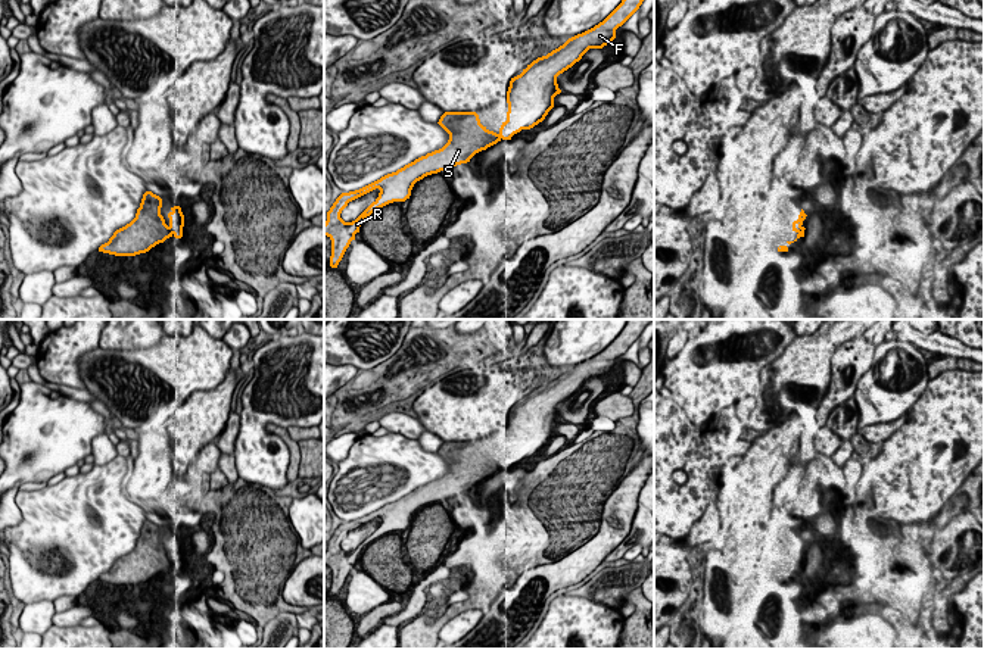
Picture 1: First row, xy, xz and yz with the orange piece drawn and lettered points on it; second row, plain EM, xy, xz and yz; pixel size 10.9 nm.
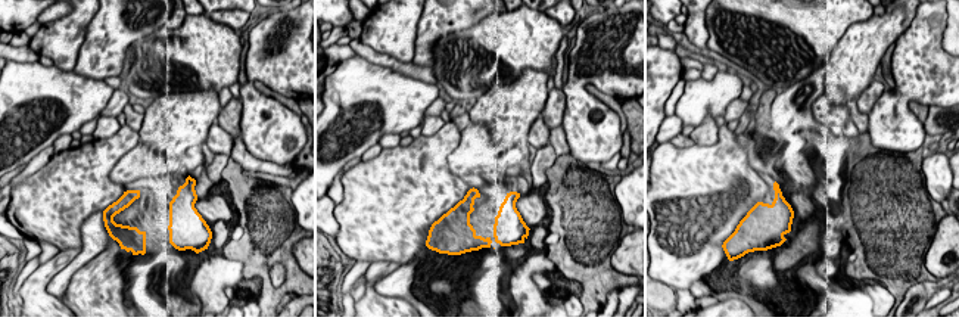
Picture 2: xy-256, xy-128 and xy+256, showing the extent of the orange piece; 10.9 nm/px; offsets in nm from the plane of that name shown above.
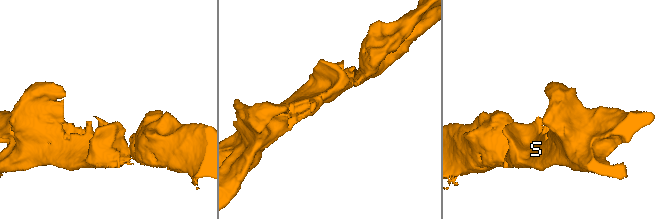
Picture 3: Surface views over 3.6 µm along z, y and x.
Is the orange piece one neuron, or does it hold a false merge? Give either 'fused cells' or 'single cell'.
single cell

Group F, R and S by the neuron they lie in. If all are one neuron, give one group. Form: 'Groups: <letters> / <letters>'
Groups: F R S

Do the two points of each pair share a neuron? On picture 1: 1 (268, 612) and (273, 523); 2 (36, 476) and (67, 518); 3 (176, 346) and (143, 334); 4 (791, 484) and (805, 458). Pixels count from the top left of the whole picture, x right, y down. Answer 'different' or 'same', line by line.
1: same
2: different
3: different
4: same

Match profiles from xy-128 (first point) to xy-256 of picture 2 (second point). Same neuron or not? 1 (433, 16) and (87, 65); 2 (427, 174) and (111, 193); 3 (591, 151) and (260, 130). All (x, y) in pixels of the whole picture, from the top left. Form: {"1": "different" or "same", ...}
{"1": "same", "2": "same", "3": "same"}

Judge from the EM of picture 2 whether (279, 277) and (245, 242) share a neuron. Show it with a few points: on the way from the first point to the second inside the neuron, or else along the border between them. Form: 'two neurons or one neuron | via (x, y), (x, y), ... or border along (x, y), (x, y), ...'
two neurons | border along (282, 261), (285, 266), (285, 280), (276, 288)

